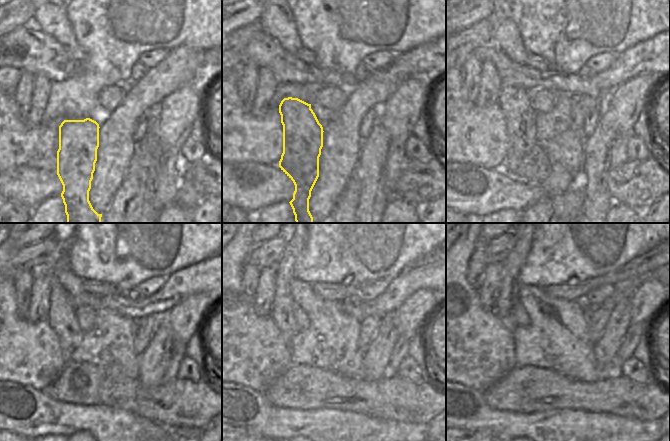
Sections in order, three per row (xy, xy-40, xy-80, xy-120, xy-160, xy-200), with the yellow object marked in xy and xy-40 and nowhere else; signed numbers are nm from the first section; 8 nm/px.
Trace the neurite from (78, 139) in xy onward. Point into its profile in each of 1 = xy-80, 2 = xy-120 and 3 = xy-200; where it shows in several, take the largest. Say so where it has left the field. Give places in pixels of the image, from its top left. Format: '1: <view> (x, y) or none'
1: xy-80 (526, 159)
2: xy-120 (62, 318)
3: xy-200 (503, 308)

